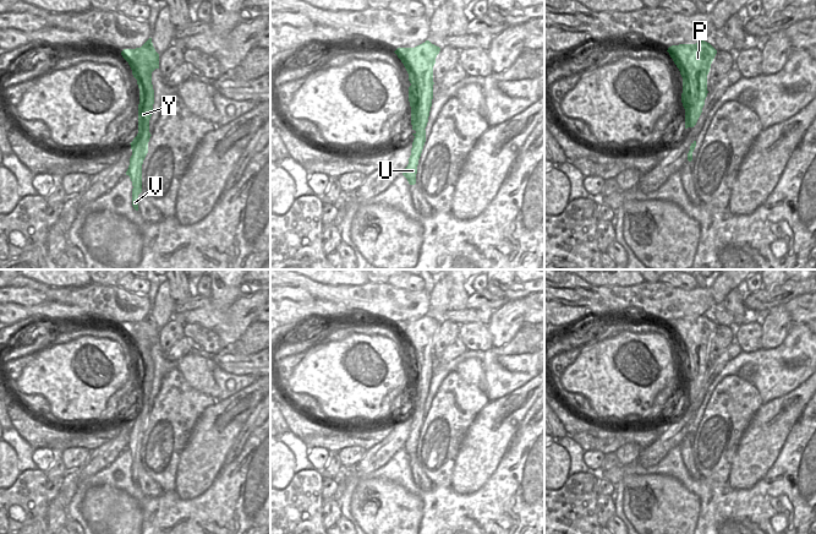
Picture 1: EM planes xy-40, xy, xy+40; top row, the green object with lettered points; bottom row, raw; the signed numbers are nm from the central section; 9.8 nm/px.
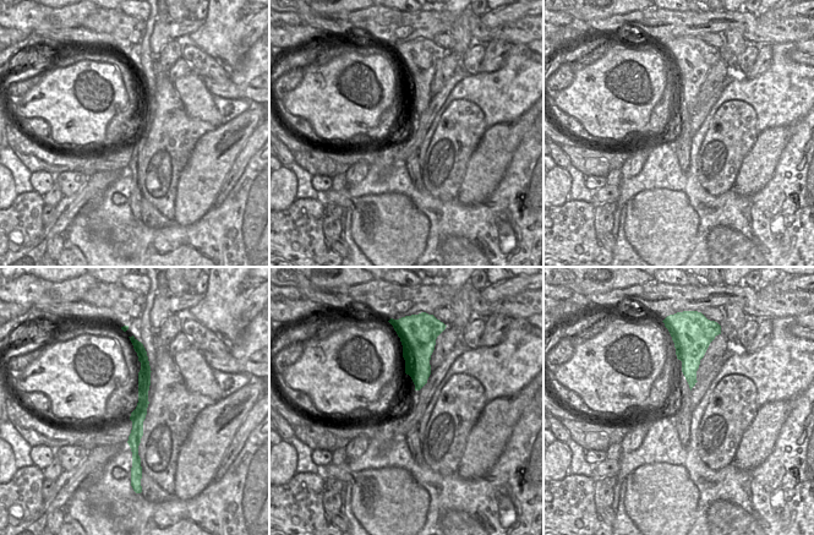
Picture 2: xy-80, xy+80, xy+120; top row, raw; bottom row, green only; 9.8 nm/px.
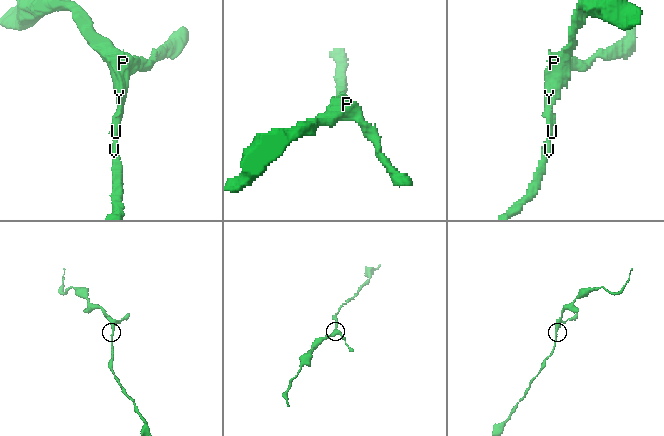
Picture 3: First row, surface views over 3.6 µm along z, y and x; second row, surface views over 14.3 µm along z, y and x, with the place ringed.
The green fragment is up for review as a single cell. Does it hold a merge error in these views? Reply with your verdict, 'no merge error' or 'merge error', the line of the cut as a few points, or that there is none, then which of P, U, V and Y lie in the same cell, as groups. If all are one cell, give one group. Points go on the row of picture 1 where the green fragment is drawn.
no merge error; cut none; groups P U V Y

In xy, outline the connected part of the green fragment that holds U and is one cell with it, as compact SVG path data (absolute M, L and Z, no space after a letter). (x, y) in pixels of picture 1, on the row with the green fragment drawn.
M429 40L415 48L398 48L394 53L404 64L411 86L409 87L409 102L411 107L411 125L416 132L411 148L409 164L402 175L410 185L416 184L418 159L426 142L426 126L433 99L433 66L440 48Z

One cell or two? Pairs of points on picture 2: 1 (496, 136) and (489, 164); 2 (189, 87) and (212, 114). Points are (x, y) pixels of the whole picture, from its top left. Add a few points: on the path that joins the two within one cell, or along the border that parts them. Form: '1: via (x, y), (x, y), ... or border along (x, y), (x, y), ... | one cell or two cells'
1: via (496, 143), (492, 157) | one cell
2: via (194, 93), (206, 108) | one cell

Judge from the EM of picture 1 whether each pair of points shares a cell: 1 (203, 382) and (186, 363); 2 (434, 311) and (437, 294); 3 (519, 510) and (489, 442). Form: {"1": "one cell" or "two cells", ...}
{"1": "one cell", "2": "one cell", "3": "two cells"}

